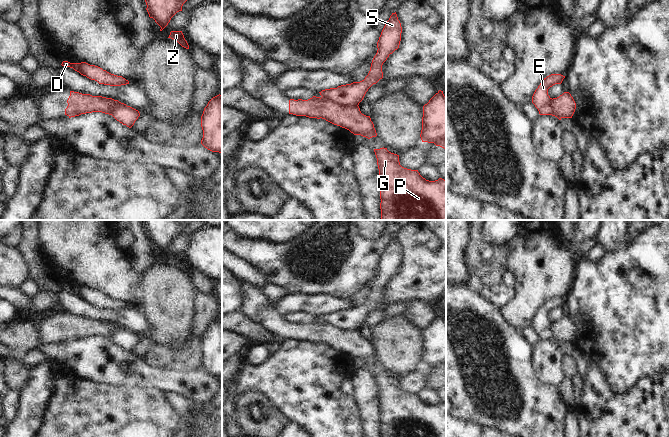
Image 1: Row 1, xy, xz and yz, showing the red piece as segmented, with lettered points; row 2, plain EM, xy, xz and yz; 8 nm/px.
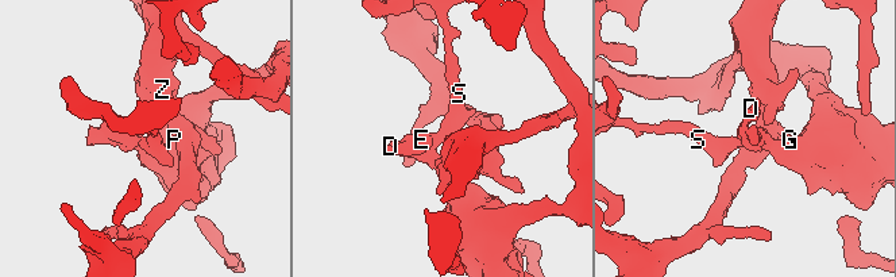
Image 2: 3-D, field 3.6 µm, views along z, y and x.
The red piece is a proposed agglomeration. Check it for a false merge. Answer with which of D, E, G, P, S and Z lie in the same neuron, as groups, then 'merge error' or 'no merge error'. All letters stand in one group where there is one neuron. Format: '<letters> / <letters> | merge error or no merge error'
D E S Z / G P | merge error

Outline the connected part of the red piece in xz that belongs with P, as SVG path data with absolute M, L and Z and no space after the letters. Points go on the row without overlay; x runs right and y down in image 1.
M380 372L380 373L374 373L376 382L377 382L377 389L379 393L379 413L380 413L380 433L381 437L446 437L446 404L439 402L435 405L429 405L423 402L418 394L411 394L404 392L400 389L399 386L399 379L391 377L387 374L387 372Z

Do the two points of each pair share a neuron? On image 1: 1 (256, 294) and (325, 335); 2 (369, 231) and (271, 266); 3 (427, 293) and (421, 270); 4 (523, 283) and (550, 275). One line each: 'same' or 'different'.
1: same
2: different
3: same
4: same

